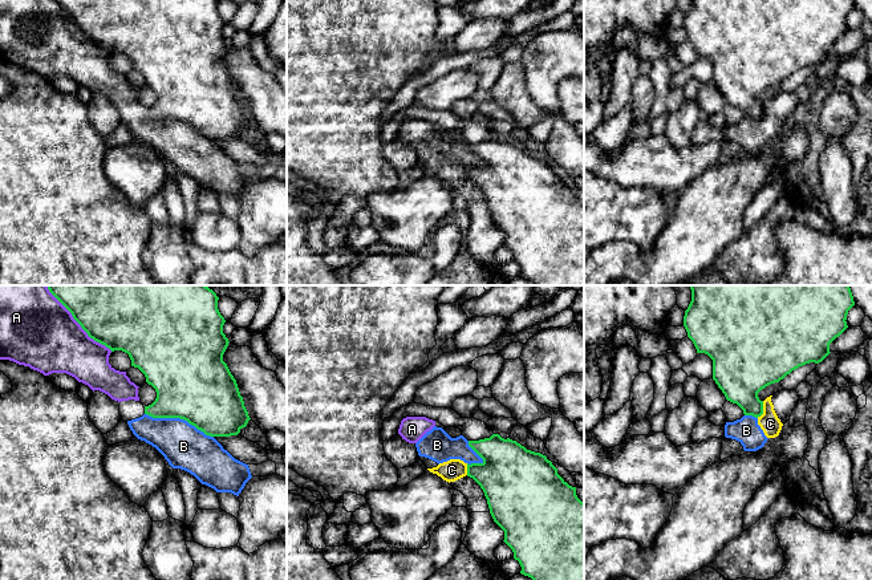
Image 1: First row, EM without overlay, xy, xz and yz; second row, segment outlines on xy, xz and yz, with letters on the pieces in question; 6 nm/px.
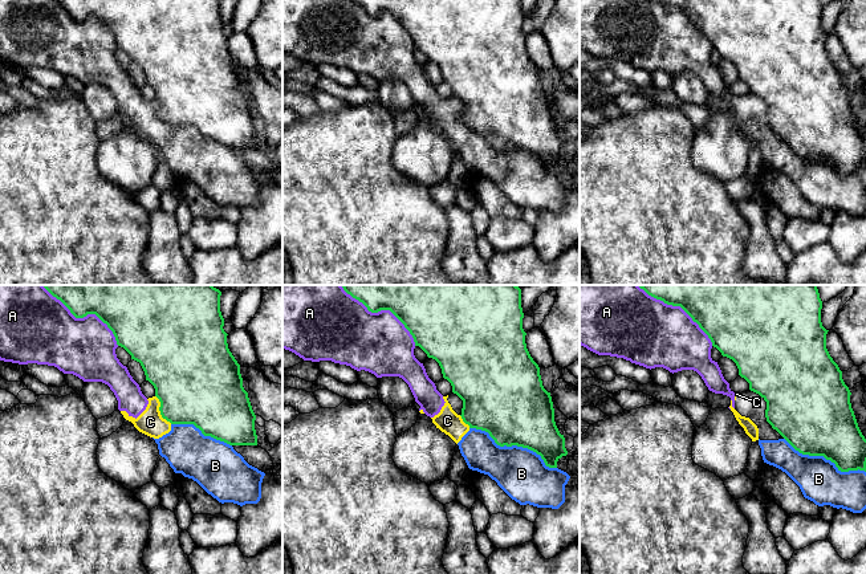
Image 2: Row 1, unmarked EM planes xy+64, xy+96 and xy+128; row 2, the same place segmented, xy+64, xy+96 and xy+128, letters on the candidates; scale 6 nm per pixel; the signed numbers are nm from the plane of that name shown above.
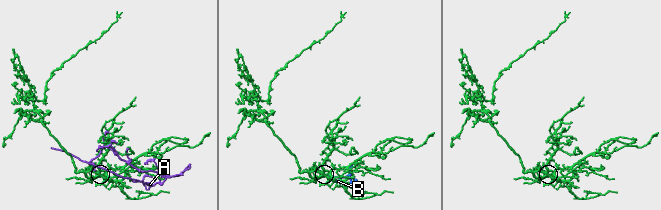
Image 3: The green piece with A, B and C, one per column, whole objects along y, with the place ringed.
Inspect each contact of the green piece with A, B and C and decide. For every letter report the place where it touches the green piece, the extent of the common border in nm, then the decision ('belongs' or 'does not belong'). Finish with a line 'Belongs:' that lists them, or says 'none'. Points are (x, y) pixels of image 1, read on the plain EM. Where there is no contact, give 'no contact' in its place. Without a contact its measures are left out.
A: xy (81, 29) | 480 nm | does not belong
B: xy (179, 120) | 440 nm | does not belong
C: yz (762, 113) | 110 nm | does not belong
Belongs: none

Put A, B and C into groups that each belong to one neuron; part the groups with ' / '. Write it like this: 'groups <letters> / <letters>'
groups A B C

